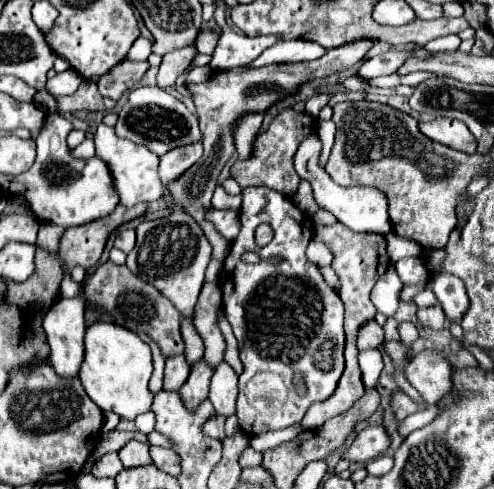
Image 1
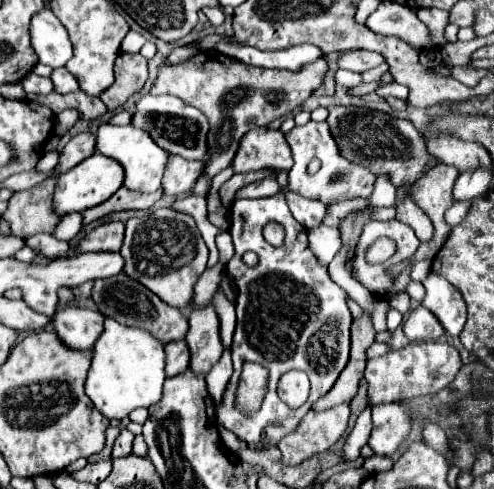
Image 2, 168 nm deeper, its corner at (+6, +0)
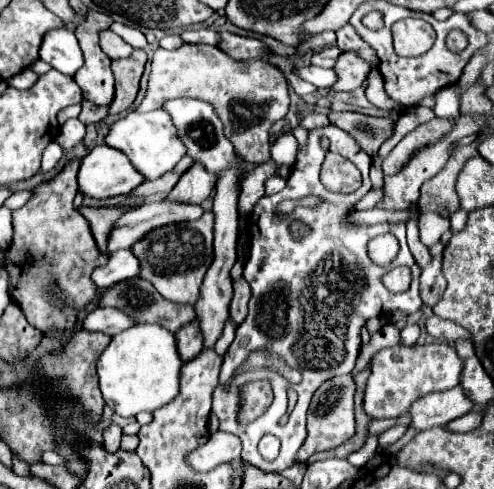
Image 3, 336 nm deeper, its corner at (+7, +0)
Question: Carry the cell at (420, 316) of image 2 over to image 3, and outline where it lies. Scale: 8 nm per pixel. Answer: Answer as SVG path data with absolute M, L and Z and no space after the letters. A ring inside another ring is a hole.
M436 315L428 317L428 321L426 321L426 331L428 331L432 337L440 339L440 341L446 339L448 343L456 343L458 339L466 339L466 341L472 343L472 337L470 337L468 331L464 331L460 325L452 323L452 321L448 321L448 319L440 319L440 317L436 317Z

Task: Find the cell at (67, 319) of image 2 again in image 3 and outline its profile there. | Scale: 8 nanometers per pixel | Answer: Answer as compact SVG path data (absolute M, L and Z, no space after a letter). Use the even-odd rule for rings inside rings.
M98 307L88 317L84 319L84 329L86 331L100 331L106 335L116 335L122 333L124 329L136 325L132 317L126 317L122 309L112 309L112 307Z

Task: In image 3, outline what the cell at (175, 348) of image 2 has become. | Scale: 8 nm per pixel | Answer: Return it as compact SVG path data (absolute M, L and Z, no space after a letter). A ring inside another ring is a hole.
M190 321L188 325L184 325L178 333L176 333L176 341L178 341L178 353L184 361L194 359L202 349L202 333L200 333L200 323L198 321Z

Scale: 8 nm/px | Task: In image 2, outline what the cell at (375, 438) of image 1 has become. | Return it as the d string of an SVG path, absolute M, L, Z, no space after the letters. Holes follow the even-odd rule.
M389 403L389 405L375 405L373 407L373 431L369 435L369 447L373 449L375 455L393 455L397 447L403 443L403 439L411 431L411 419L407 417L407 407L399 403Z

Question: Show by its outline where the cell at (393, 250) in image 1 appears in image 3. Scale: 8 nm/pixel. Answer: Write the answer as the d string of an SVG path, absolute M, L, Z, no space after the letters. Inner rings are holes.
M326 125L320 129L310 131L308 135L308 145L298 151L296 163L292 167L292 173L286 181L286 187L276 193L276 195L264 195L256 207L254 207L254 219L250 223L250 259L244 267L244 279L252 287L252 299L250 299L250 313L242 325L236 329L236 337L232 345L228 347L220 371L220 385L214 389L214 403L212 403L212 413L220 419L220 431L234 433L242 441L242 459L248 461L250 465L262 469L262 471L284 471L296 463L296 453L304 443L306 437L306 411L310 405L310 399L314 391L328 379L336 375L350 373L356 365L360 345L362 345L362 327L368 319L380 317L380 315L390 315L394 311L402 311L406 315L416 313L422 307L420 299L420 289L418 289L418 277L422 269L416 265L408 243L406 243L406 227L404 225L352 225L346 223L346 217L350 215L350 209L360 201L360 193L368 193L370 185L370 165L372 157L360 149L356 139L350 133L344 133L342 129L334 125ZM322 139L328 139L328 147L322 145ZM326 153L340 153L340 155L350 155L350 161L362 171L362 185L354 193L332 193L324 189L320 183L320 165L326 157ZM308 195L316 195L324 199L324 203L318 209L302 207L296 205L292 213L280 215L278 213L278 203L280 201L298 201ZM300 219L306 225L312 227L312 233L306 235L300 241L290 239L288 225L290 221ZM392 231L400 243L400 251L396 259L386 265L374 265L368 257L368 241ZM326 257L336 257L342 263L342 269L352 271L352 301L350 309L344 307L342 301L342 289L344 283L332 281L332 293L328 289L328 297L316 297L316 285L320 283L318 269L326 261ZM398 265L412 265L412 285L406 293L390 293L382 285L382 275L388 273L392 267ZM294 331L296 331L296 361L294 361ZM266 347L274 351L276 355L284 357L284 361L298 369L302 373L302 381L298 385L290 385L282 375L274 371L252 371L246 375L238 375L232 381L232 387L226 391L222 385L232 377L232 373L244 363L248 353ZM266 379L272 385L274 391L274 401L272 405L254 421L242 425L238 421L238 409L240 409L240 387L244 383L260 381ZM288 389L294 389L298 393L298 401L292 409L288 409ZM286 415L286 423L280 423L282 417ZM264 435L276 435L282 443L280 447L280 457L272 463L266 463L260 453L258 453L258 441Z

